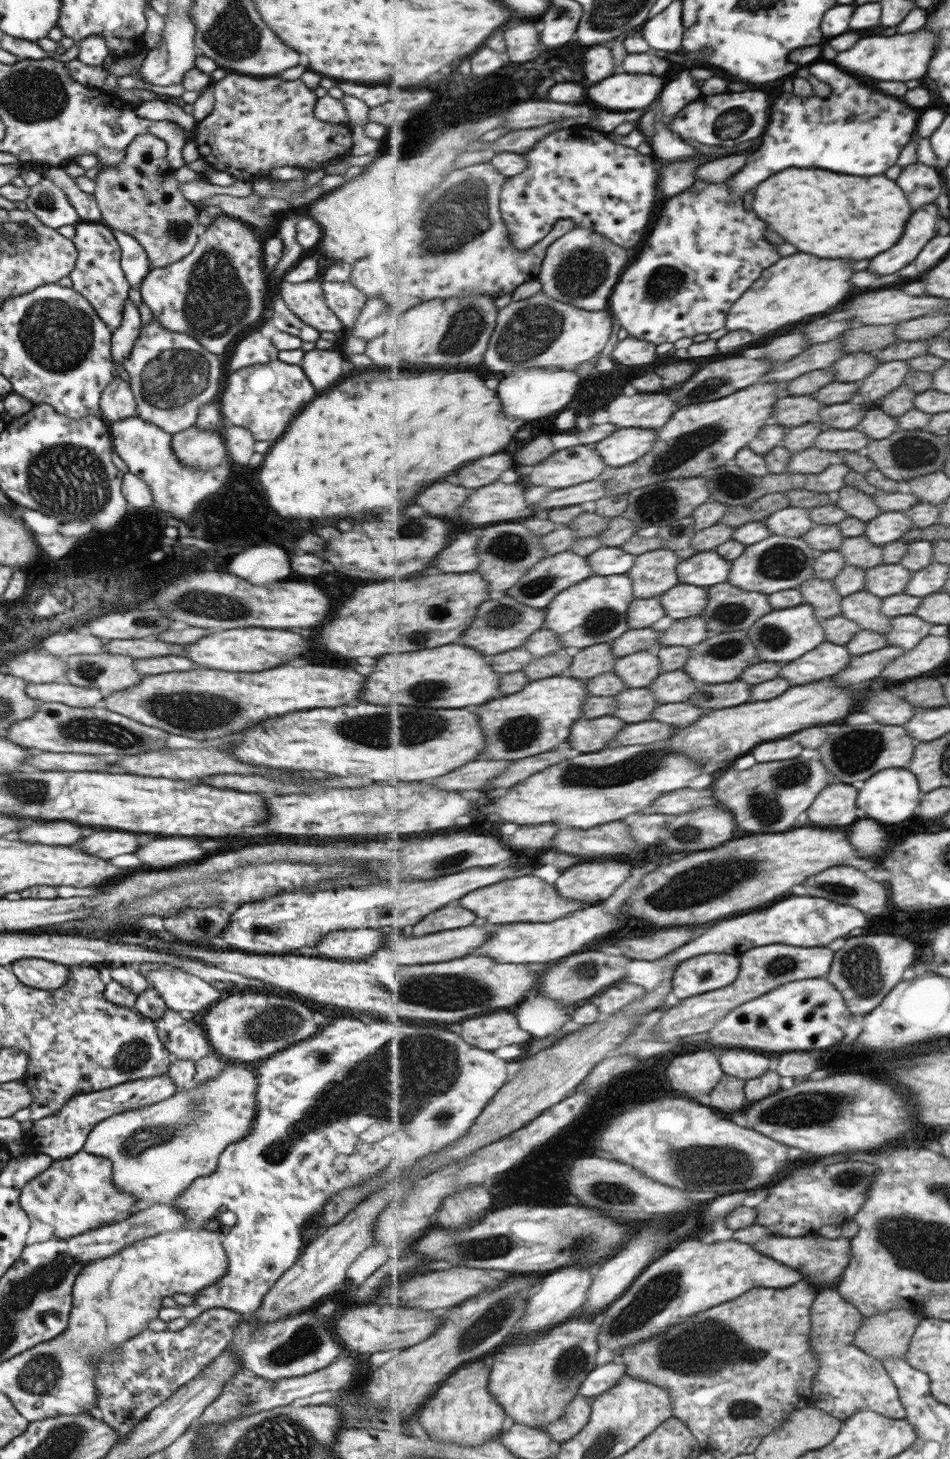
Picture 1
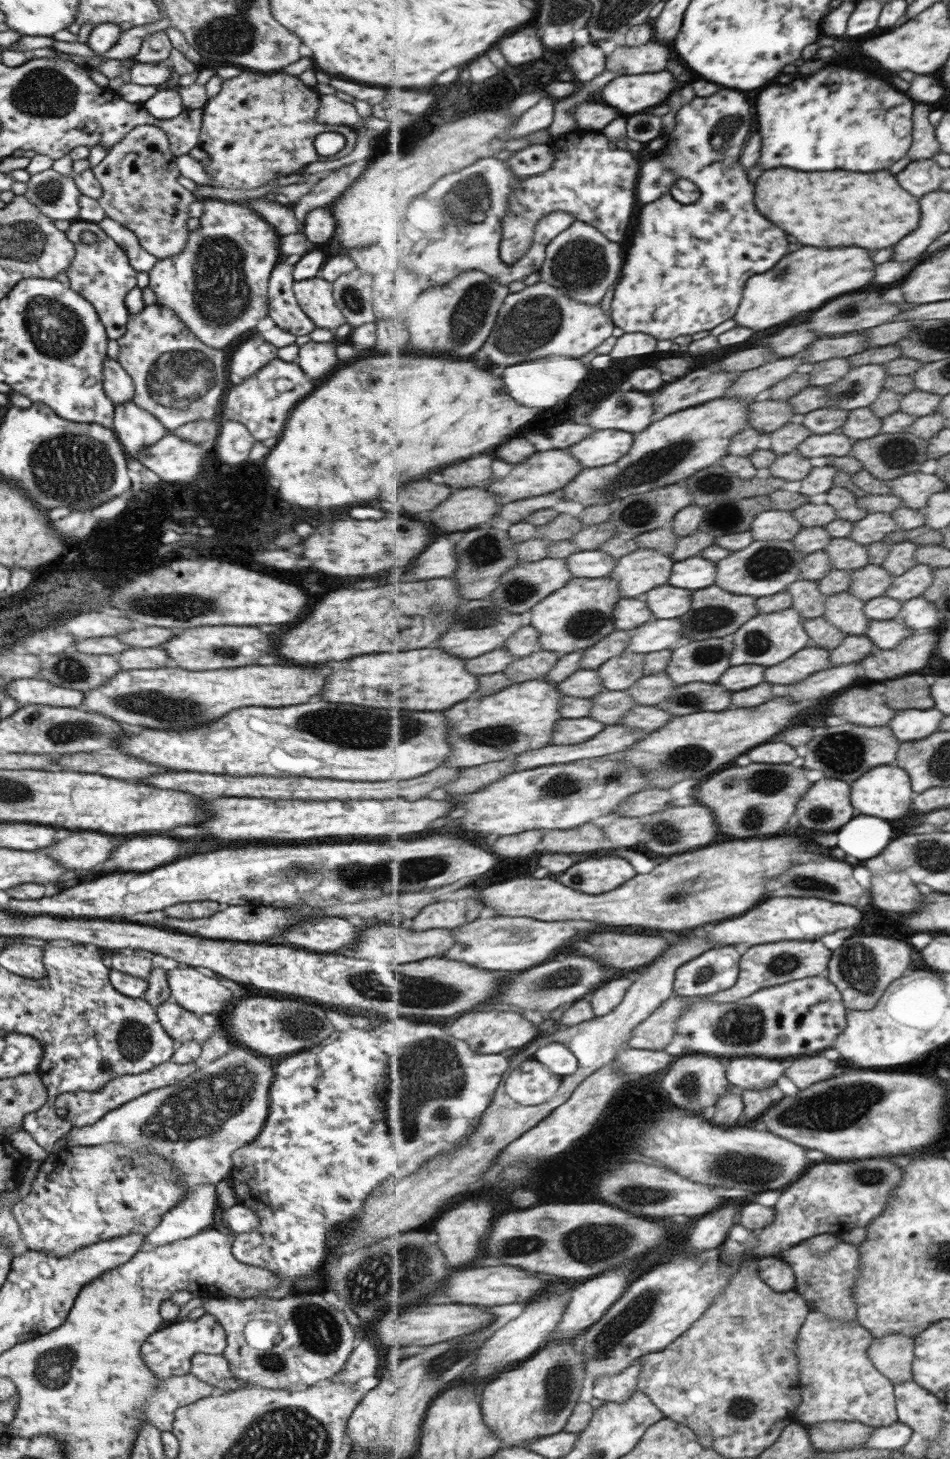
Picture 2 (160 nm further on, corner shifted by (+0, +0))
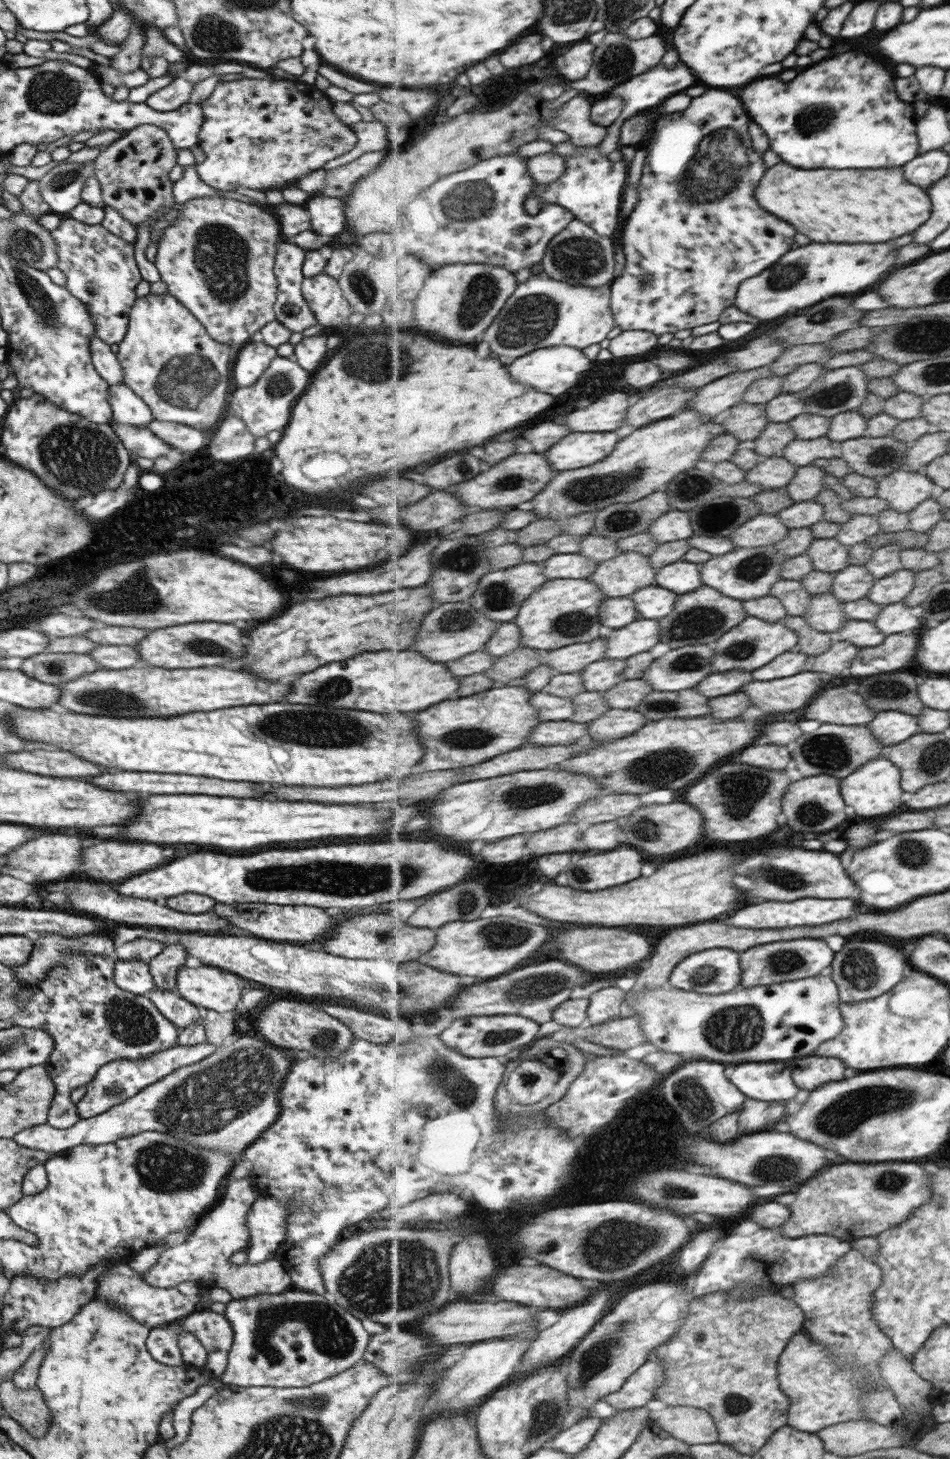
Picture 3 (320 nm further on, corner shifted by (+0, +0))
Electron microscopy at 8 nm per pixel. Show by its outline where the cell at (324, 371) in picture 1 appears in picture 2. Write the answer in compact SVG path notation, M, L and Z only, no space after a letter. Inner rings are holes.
M309 341L298 346L294 362L312 380L321 380L337 366L334 345L331 342Z

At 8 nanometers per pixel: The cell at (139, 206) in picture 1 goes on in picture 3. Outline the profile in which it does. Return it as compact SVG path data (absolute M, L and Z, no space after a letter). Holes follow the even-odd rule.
M139 125L123 133L117 141L113 141L108 147L100 151L95 158L93 165L94 176L100 184L100 195L104 205L113 207L127 222L138 226L141 222L153 218L149 224L149 242L159 244L163 232L151 231L151 225L161 220L164 213L159 212L161 208L169 207L172 204L171 186L172 181L167 177L171 167L176 164L176 149L169 140L167 133L153 125Z

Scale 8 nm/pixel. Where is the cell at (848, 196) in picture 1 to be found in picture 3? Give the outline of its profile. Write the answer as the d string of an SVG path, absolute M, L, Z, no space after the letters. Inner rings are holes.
M777 164L763 178L757 194L763 208L779 214L779 218L787 218L787 222L799 226L799 232L811 236L815 242L889 242L913 234L931 218L933 208L927 190L911 184L899 166L877 170L801 170L789 164Z

